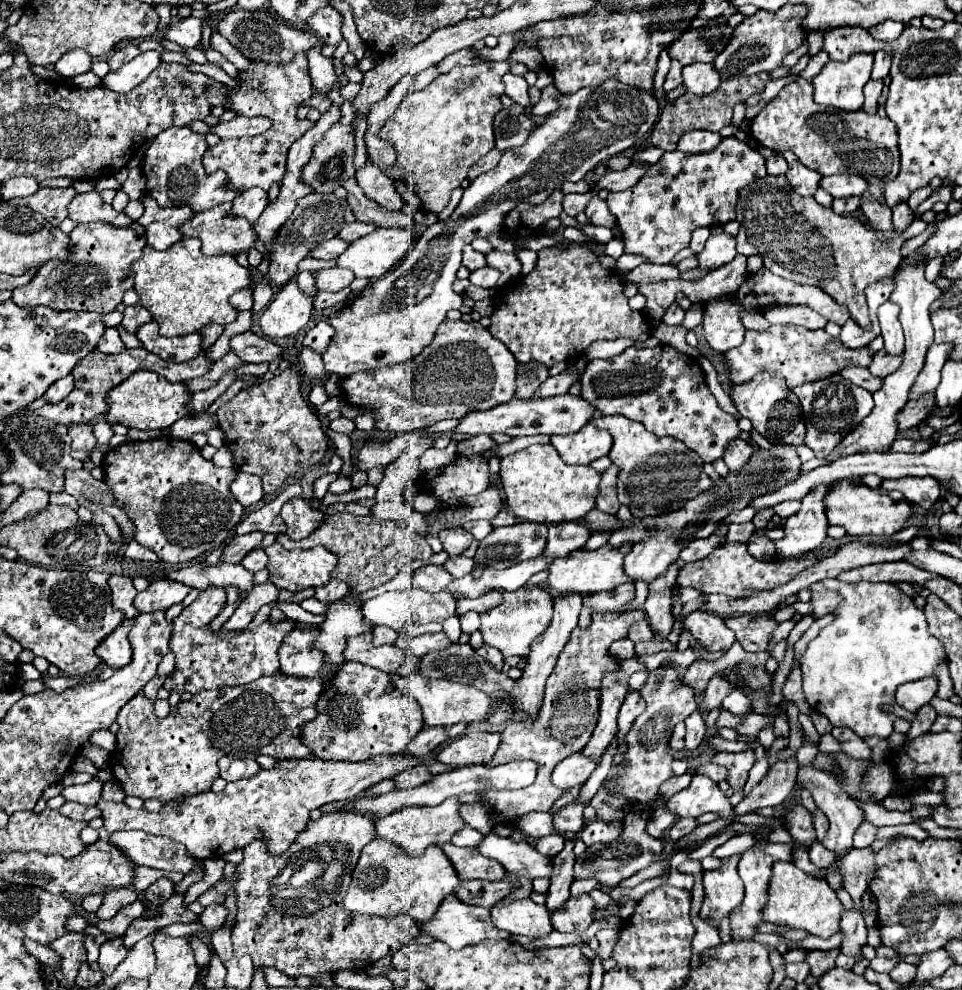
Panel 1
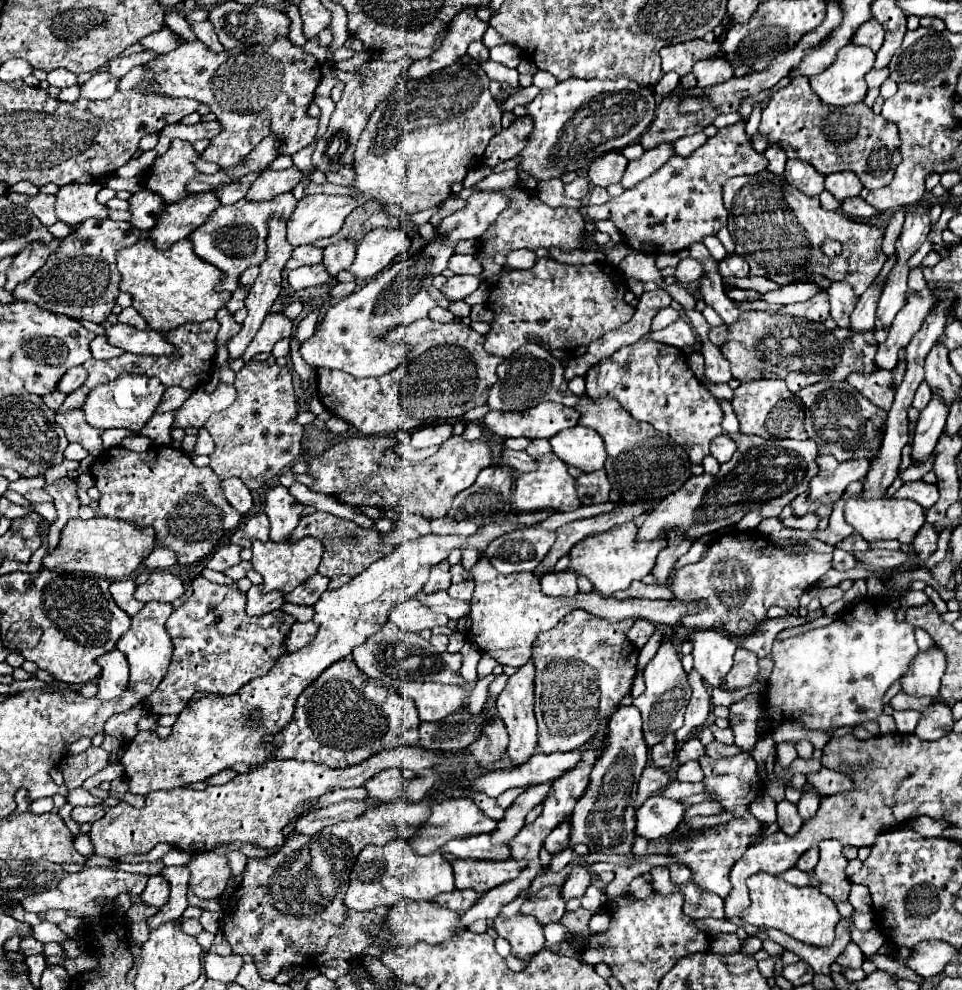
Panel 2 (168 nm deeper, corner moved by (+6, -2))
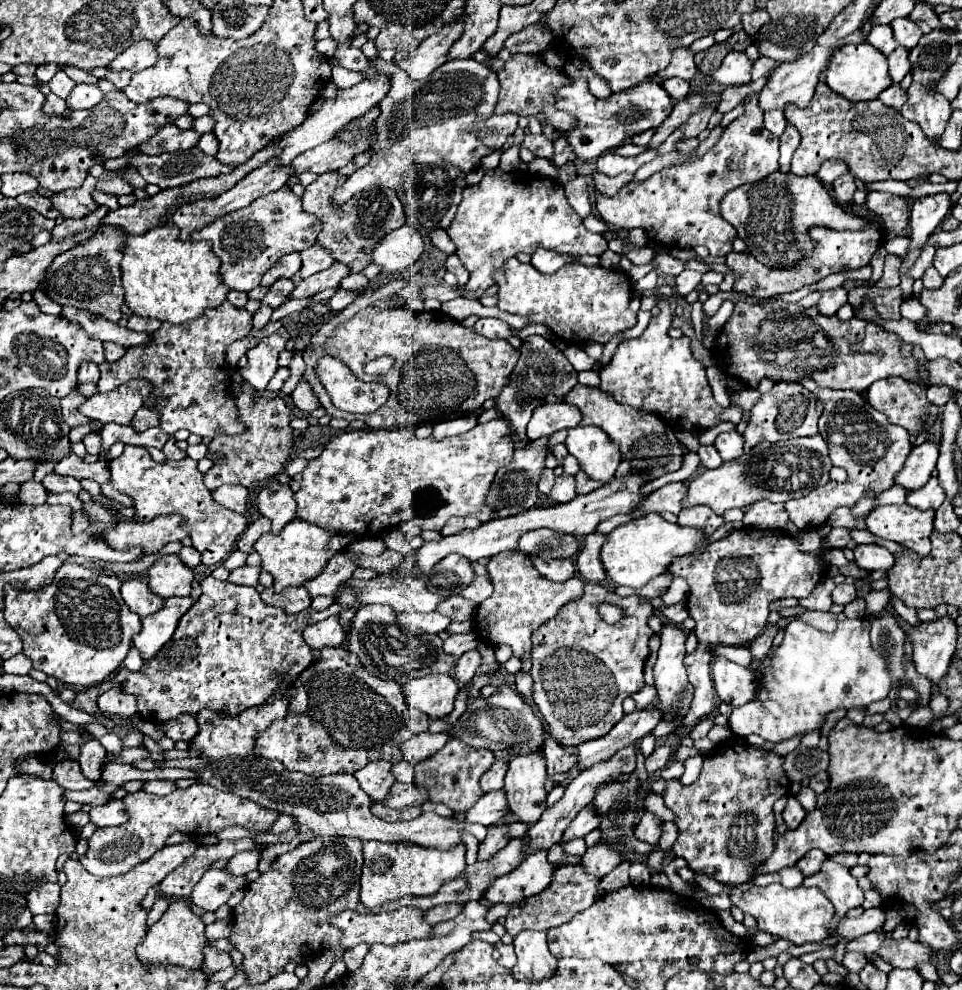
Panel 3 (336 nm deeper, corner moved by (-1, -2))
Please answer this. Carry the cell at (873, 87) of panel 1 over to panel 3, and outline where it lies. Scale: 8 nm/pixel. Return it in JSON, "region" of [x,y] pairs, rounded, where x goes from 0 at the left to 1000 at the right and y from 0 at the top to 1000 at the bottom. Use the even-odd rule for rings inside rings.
{"region":[[[928,51],[924,57],[922,57],[922,63],[924,63],[924,77],[928,81],[928,85],[935,85],[943,75],[945,75],[945,61],[943,61],[943,55],[945,51]]]}

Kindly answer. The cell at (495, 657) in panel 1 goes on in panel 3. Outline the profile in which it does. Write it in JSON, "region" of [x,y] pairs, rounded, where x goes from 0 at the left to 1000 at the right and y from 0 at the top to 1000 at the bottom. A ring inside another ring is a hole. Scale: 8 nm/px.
{"region":[[[517,766],[512,770],[512,774],[500,784],[500,796],[502,800],[512,800],[512,798],[521,798],[523,796],[523,784],[527,780],[529,770],[523,766]]]}

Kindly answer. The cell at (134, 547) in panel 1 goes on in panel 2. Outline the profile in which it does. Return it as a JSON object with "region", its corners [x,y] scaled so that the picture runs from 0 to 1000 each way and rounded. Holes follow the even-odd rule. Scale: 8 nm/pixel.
{"region":[[[162,554],[150,566],[150,572],[154,576],[173,576],[173,574],[177,574],[181,570],[183,570],[183,560],[181,560],[181,556],[173,556],[173,554]]]}

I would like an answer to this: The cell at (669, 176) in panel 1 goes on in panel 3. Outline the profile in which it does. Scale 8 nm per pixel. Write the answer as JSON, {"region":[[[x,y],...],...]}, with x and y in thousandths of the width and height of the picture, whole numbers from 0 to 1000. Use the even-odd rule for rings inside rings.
{"region":[[[787,95],[774,99],[777,113],[762,121],[747,143],[720,164],[708,164],[685,172],[670,184],[650,186],[641,198],[621,198],[619,210],[623,218],[639,230],[668,230],[673,240],[689,251],[720,251],[731,246],[739,259],[756,259],[762,251],[764,232],[747,214],[749,200],[777,184],[787,184],[810,172],[810,139],[795,131],[793,115],[787,109]]]}

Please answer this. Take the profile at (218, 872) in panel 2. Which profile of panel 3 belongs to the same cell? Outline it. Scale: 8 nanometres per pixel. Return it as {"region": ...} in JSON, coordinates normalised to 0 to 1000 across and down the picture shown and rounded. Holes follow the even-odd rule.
{"region":[[[255,859],[255,861],[246,861],[244,865],[240,865],[236,869],[234,881],[240,885],[255,885],[261,879],[267,879],[267,871],[269,871],[271,861],[269,859]]]}

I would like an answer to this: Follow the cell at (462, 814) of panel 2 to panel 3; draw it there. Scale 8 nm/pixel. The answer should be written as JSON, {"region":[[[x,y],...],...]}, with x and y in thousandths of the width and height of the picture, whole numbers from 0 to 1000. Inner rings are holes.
{"region":[[[523,798],[506,800],[483,820],[483,828],[498,830],[502,834],[512,834],[512,832],[521,830],[521,826],[527,822],[527,818],[529,818],[529,812],[525,810]]]}

